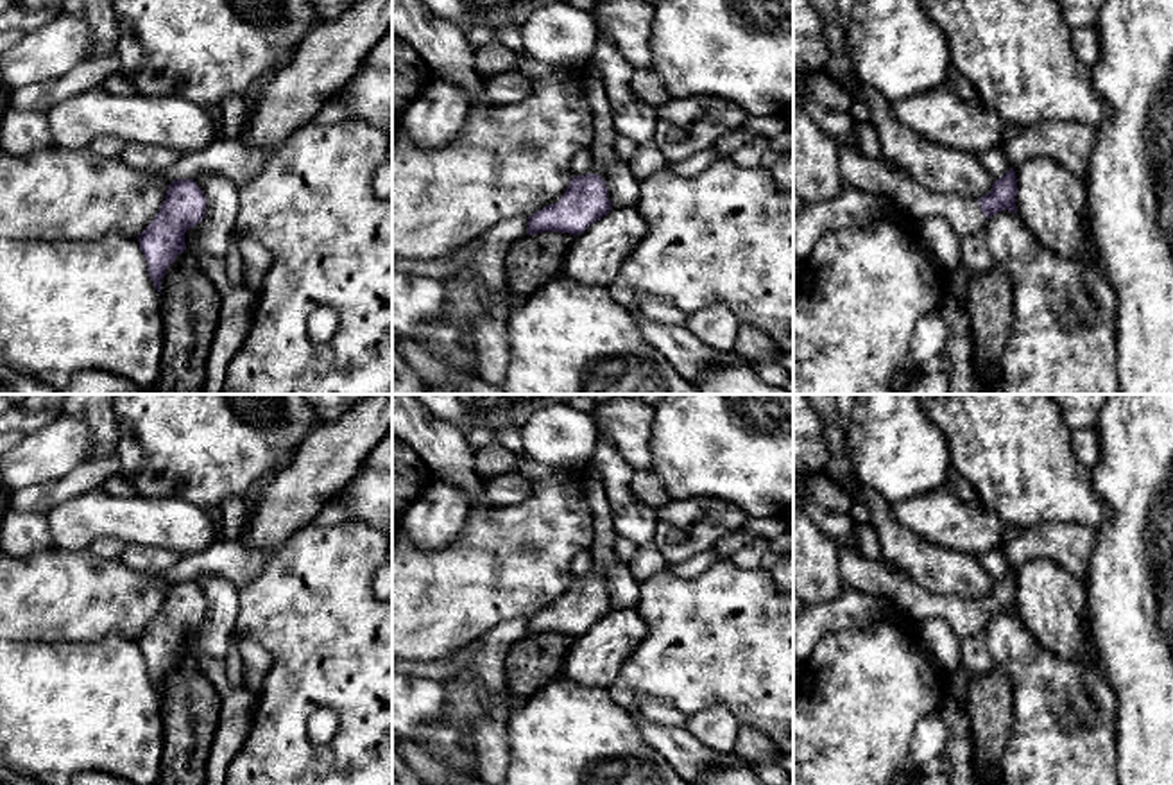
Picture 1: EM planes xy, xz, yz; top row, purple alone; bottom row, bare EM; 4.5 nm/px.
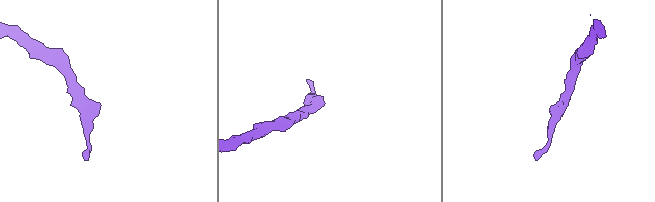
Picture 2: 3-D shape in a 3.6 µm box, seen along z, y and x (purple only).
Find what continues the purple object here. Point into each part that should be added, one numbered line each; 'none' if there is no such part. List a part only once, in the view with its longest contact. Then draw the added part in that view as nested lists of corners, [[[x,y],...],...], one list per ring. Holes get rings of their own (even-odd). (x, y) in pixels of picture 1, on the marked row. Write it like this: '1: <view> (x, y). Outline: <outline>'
1: yz (822, 169). Outline: [[[793,102],[793,192],[804,204],[817,204],[836,199],[847,186],[879,195],[915,219],[940,215],[960,238],[983,229],[987,222],[978,199],[935,194],[858,147],[840,147]]]

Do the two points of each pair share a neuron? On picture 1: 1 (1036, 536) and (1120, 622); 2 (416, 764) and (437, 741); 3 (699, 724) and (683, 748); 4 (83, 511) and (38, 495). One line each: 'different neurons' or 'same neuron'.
1: different neurons
2: different neurons
3: different neurons
4: different neurons

